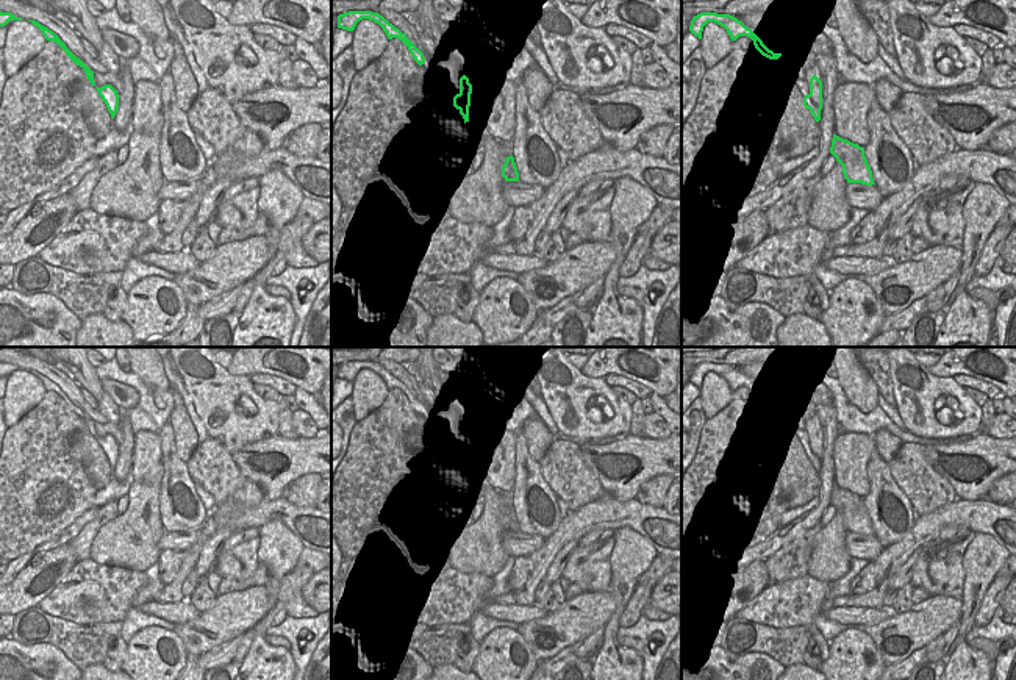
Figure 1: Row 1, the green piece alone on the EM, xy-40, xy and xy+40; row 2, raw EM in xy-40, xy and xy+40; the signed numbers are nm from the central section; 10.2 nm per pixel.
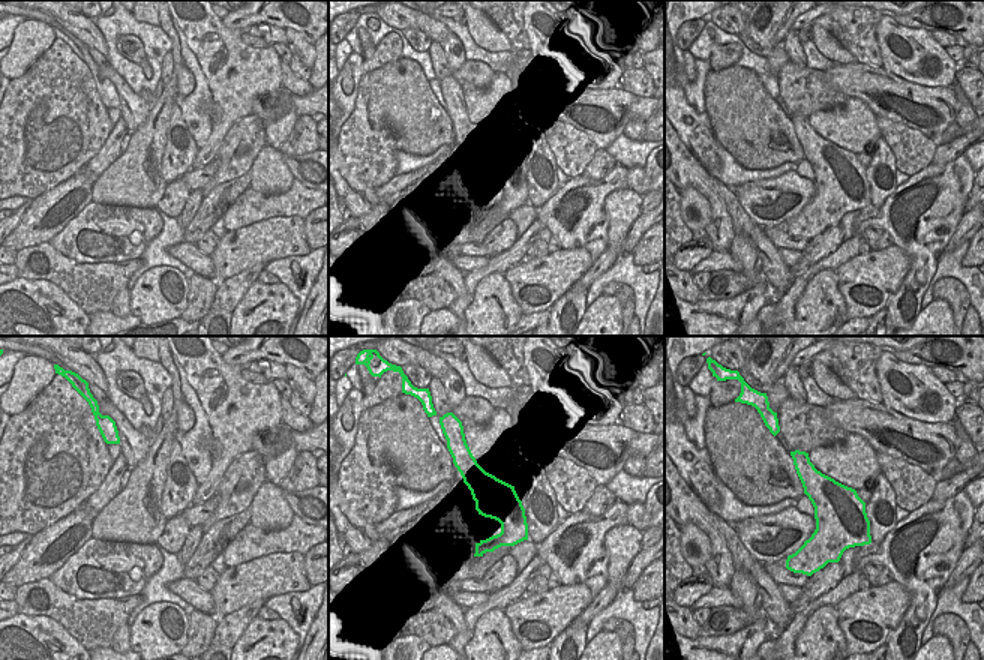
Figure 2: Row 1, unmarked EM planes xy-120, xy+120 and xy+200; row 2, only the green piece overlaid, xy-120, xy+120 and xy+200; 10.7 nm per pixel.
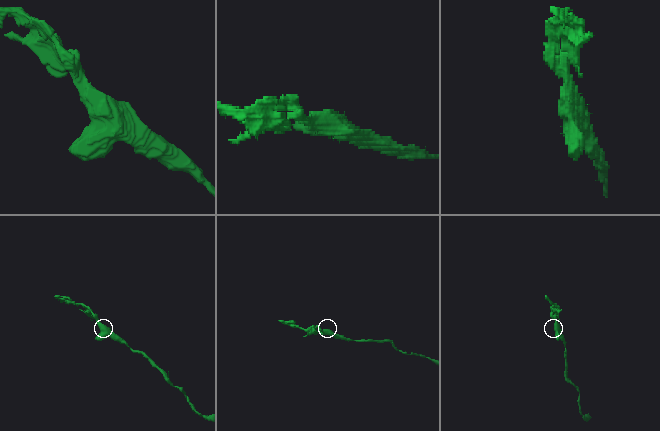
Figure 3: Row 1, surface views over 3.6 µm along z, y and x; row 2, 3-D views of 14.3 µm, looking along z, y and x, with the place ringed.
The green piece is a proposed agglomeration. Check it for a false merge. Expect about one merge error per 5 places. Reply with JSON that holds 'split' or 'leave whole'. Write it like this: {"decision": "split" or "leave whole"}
{"decision": "split"}

